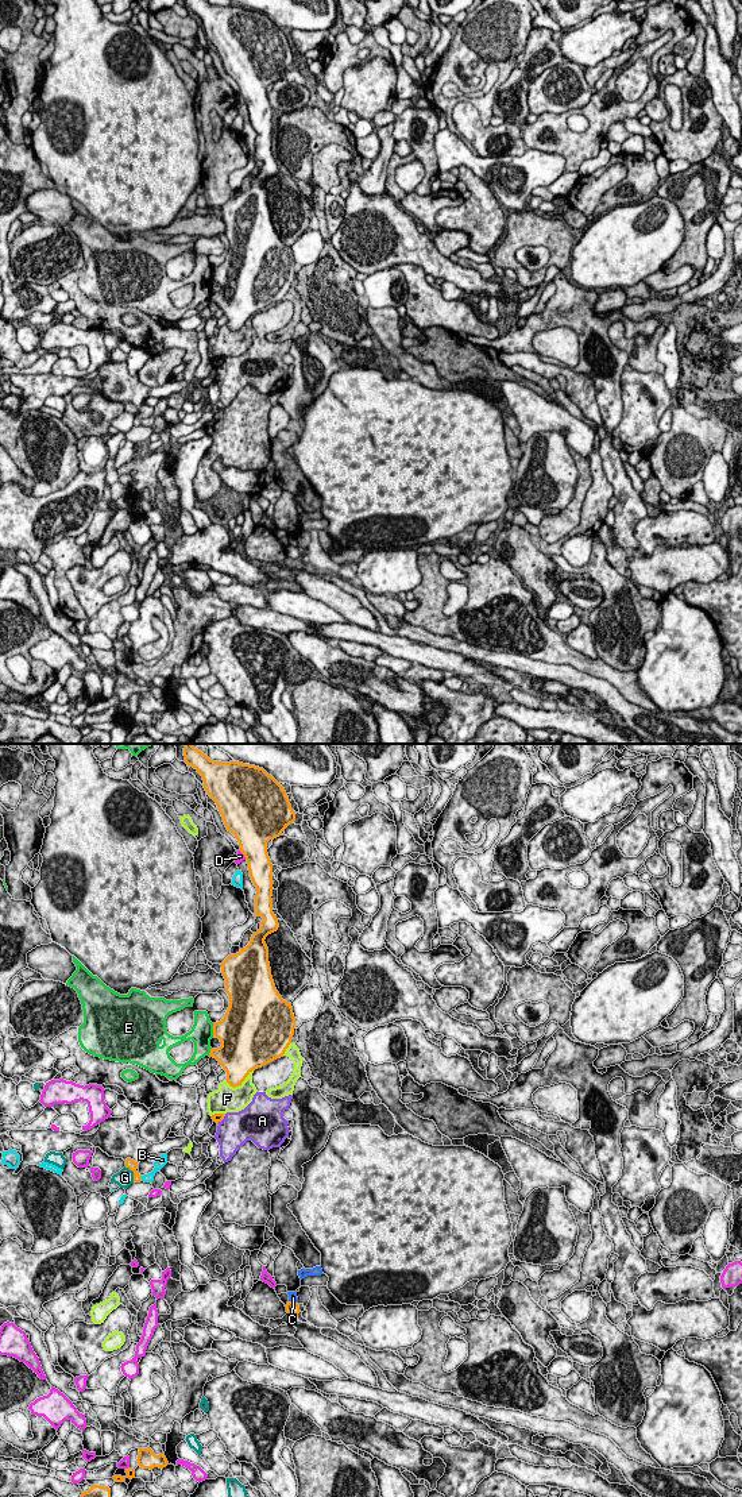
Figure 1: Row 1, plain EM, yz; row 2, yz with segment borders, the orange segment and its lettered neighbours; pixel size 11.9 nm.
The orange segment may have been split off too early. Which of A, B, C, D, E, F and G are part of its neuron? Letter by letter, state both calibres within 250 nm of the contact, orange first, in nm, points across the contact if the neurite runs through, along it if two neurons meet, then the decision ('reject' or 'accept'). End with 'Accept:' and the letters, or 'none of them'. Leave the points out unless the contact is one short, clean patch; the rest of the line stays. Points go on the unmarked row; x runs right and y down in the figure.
A: 100/380 nm | reject
B: 130/100 nm | reject
C: 160/100 nm | along yz (289, 544), (297, 547) | reject
D: 100/130 nm | reject
E: 400/280 nm | reject
F: 340/320 nm | reject
G: 130/200 nm | along yz (124, 411), (132, 416), (134, 424) | reject
Accept: none of them

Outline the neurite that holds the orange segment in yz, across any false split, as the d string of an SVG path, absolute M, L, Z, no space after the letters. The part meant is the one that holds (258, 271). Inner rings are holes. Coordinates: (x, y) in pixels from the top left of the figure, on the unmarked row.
M185 0L185 7L202 20L227 74L239 85L258 134L255 159L263 162L250 188L220 208L229 251L225 261L213 267L213 281L221 290L210 293L209 301L219 305L227 316L227 327L235 332L252 315L283 301L294 279L293 251L275 232L264 184L279 171L273 157L267 86L282 80L295 65L295 57L285 32L263 12L213 5L208 0Z

